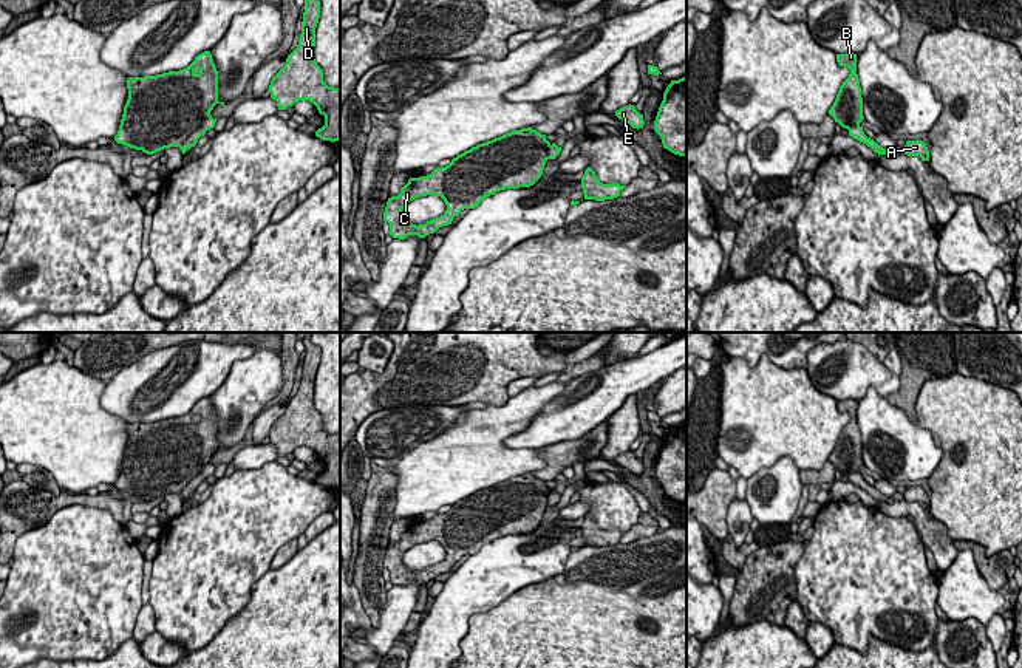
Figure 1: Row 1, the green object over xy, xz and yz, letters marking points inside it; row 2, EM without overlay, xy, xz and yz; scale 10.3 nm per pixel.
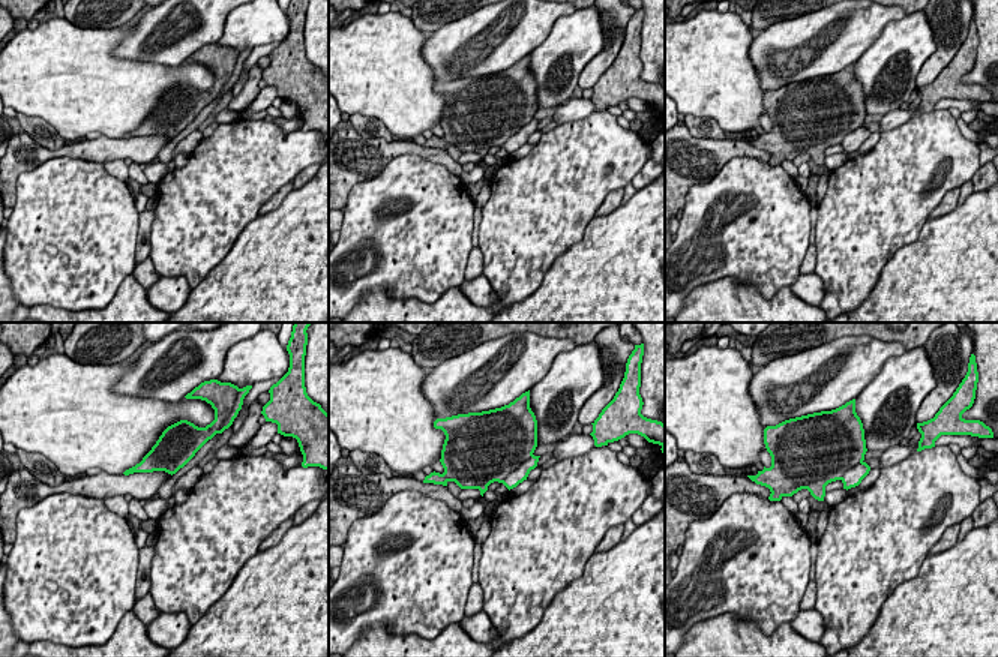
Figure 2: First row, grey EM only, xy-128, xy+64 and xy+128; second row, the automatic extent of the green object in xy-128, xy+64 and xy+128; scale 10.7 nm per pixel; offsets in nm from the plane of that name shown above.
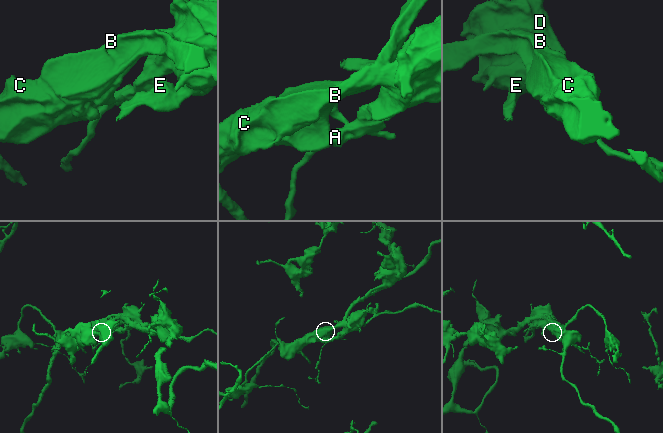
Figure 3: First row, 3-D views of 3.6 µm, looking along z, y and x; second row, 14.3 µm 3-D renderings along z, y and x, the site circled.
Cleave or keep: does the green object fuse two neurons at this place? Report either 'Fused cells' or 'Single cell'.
Single cell

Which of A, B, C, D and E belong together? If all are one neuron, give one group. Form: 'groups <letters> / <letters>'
groups A B C D E

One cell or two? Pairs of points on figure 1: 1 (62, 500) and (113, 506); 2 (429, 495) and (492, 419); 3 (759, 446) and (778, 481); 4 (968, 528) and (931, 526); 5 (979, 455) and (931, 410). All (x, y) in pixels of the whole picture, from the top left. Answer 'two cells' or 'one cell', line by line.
1: one cell
2: one cell
3: two cells
4: two cells
5: one cell

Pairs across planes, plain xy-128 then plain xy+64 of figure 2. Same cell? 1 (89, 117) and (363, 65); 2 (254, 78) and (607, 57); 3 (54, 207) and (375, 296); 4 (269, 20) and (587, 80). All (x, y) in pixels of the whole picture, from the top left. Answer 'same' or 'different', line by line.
1: same
2: same
3: different
4: different

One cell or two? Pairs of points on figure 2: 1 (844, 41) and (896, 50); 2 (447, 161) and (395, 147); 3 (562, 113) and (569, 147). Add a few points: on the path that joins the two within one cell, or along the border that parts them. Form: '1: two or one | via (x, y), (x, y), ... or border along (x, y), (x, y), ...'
1: two | border along (895, 20), (884, 27), (880, 36), (854, 62)
2: one | via (434, 155), (408, 147)
3: two | border along (595, 110), (581, 119), (557, 125)

